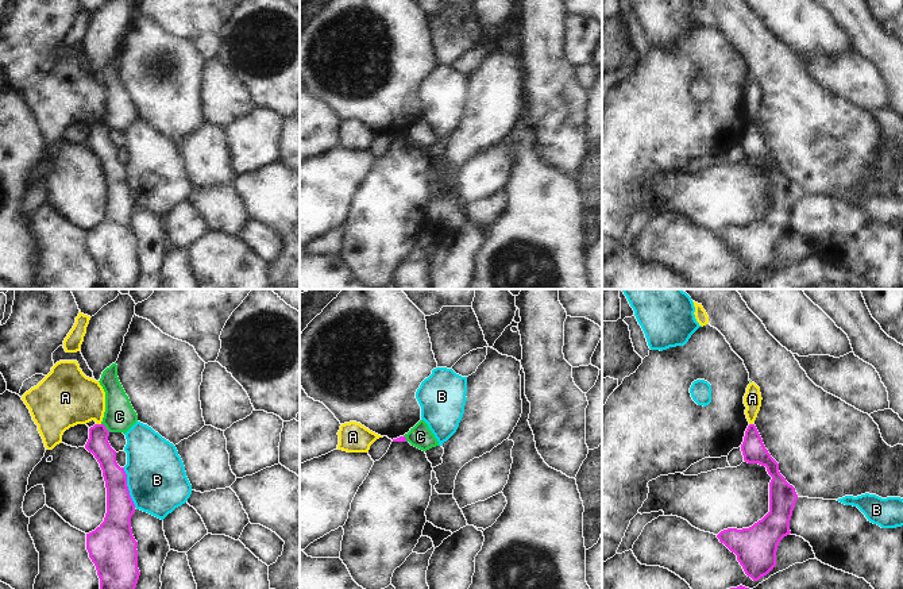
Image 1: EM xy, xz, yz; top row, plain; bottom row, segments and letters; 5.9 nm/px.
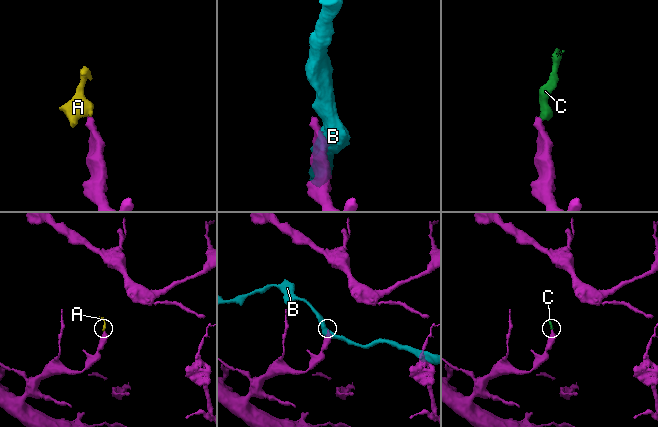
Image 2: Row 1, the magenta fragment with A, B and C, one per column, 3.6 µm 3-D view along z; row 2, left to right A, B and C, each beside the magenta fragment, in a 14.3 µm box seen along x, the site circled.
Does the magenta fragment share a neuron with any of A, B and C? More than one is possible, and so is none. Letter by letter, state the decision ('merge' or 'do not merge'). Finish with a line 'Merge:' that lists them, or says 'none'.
A: do not merge
B: do not merge
C: do not merge
Merge: none

